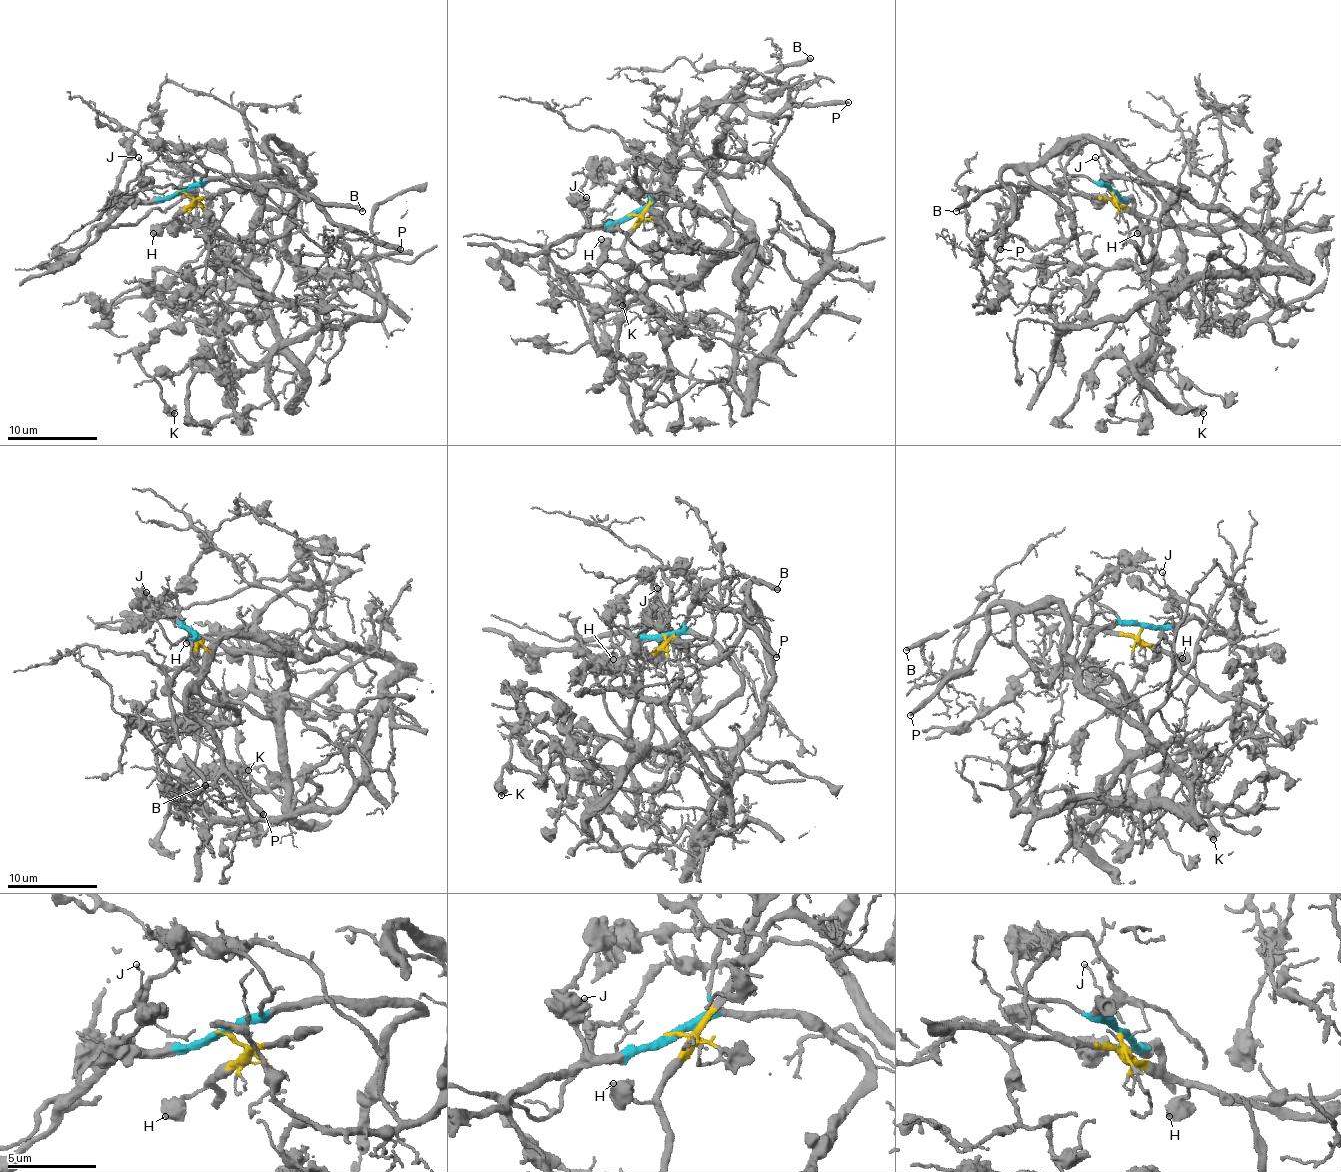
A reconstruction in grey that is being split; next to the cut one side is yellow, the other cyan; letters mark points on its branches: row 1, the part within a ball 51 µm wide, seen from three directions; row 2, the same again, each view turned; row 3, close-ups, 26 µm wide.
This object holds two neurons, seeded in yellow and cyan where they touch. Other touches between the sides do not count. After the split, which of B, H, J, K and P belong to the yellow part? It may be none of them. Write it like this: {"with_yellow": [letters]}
{"with_yellow": ["B", "H"]}

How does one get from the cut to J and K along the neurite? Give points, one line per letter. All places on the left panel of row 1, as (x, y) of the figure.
J: (181, 191), (199, 185), (206, 171), (202, 162), (166, 142), (139, 173), (139, 158)
K: (181, 191), (210, 180), (280, 178), (264, 191), (251, 259), (206, 285), (141, 355), (175, 413)

